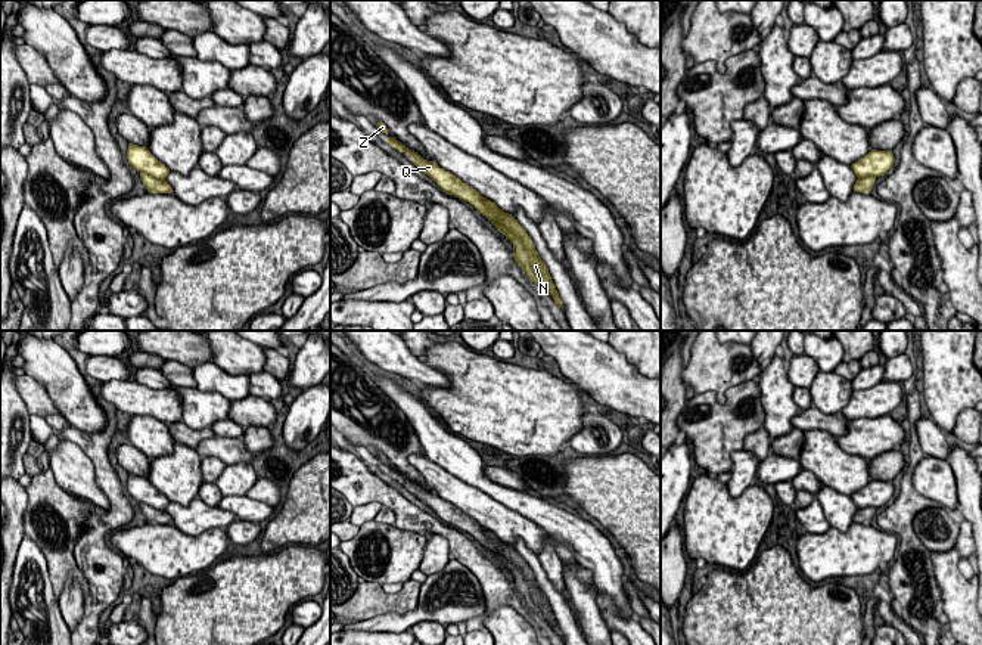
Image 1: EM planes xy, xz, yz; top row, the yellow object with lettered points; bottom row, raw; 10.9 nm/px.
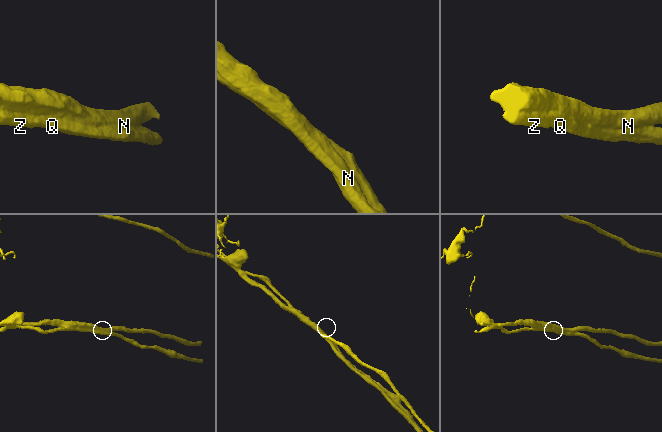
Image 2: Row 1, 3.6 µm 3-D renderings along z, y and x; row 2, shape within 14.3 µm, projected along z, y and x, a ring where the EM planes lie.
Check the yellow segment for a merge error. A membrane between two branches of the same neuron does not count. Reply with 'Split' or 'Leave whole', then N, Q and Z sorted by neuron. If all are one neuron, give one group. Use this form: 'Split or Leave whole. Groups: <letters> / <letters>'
Split. Groups: N / Q Z

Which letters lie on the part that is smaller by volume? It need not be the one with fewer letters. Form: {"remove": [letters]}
{"remove": ["Q", "Z"]}

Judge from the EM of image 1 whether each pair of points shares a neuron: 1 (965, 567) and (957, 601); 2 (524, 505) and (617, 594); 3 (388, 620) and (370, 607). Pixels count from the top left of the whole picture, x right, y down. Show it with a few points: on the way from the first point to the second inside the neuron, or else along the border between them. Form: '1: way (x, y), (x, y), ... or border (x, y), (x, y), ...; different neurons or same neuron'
1: border (960, 557), (959, 571), (966, 579); different neurons
2: way (550, 518), (566, 527), (606, 567); same neuron
3: border (415, 607), (403, 613), (382, 613), (359, 622); different neurons

